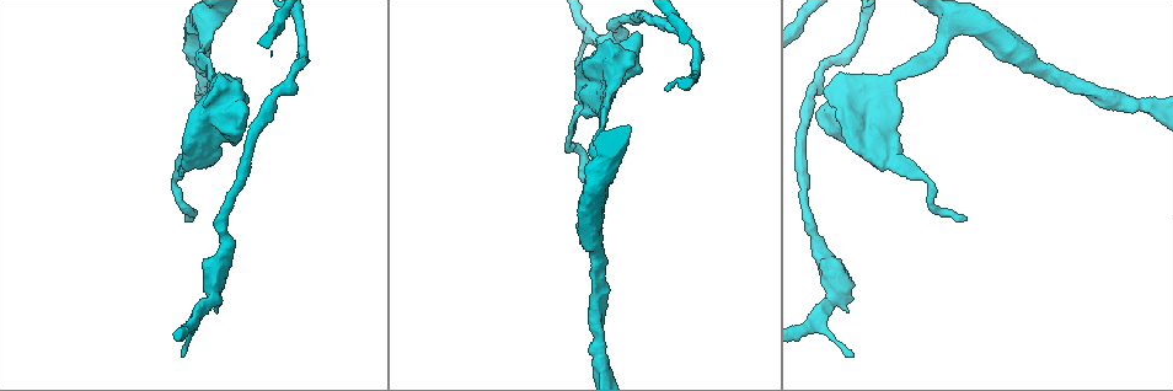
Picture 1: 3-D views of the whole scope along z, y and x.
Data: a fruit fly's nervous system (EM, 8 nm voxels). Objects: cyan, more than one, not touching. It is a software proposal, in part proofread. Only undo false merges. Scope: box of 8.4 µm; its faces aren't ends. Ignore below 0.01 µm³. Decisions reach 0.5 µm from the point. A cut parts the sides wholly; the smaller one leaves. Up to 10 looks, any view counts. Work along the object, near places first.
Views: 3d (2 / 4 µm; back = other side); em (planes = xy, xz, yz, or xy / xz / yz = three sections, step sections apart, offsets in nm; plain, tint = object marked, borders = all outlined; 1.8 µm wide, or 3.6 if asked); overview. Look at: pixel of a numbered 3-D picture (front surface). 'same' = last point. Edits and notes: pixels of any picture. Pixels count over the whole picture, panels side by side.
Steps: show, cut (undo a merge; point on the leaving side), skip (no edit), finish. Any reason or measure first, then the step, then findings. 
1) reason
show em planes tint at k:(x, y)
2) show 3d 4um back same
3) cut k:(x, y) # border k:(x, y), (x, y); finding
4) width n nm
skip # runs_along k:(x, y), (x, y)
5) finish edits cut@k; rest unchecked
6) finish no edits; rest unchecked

abrupt turn
show em planes tint at 1:(200, 315)

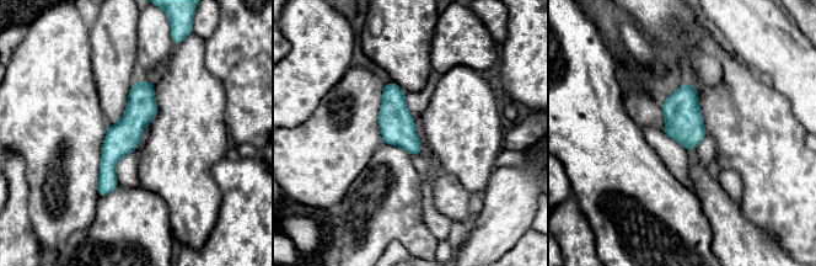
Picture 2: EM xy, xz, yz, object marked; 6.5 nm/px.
skip # continuous, no second cell

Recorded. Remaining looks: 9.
abrupt turn
show em 3.6um planes plain at 1:(192, 211)

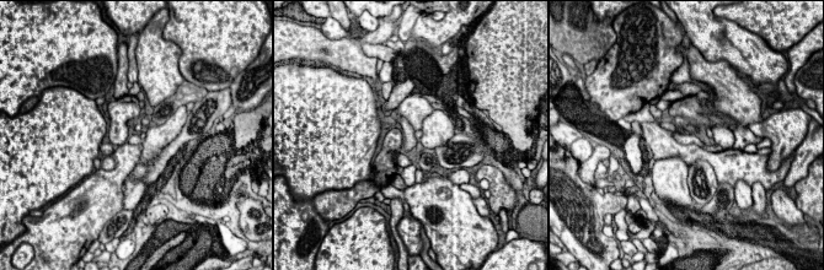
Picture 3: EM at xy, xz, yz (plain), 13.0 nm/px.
with the object marked
show em 3.6um planes tint same

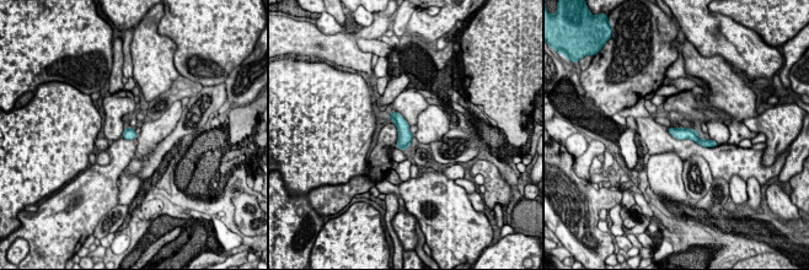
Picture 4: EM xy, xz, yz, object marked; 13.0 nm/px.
skip # runs_along 4:(673, 130), (711, 144); one cell here

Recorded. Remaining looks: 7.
show em planes tint at 1:(216, 123)

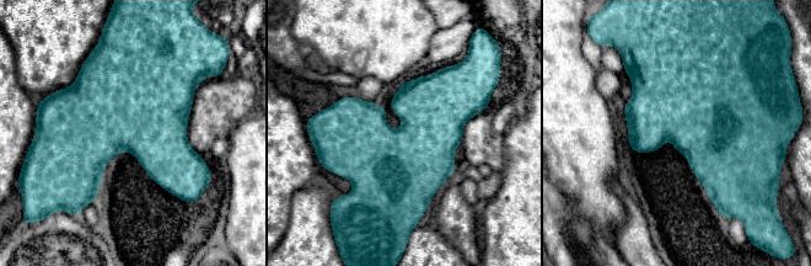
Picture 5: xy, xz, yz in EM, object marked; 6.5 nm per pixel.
skip # all the same cell

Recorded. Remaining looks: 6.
calibre changes
show em xz step 8 tint at 1:(594, 246)

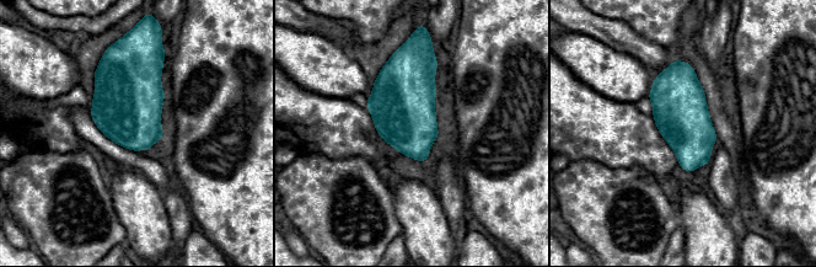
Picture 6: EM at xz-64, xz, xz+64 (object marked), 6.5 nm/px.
show em planes tint same

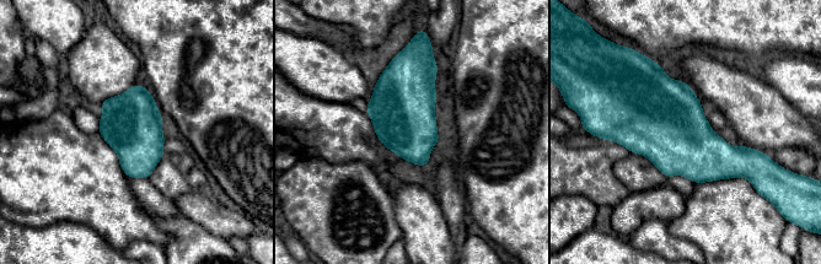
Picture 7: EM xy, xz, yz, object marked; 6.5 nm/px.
skip # continuous, no second cell

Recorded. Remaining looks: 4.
finish no edits; rest unchecked

